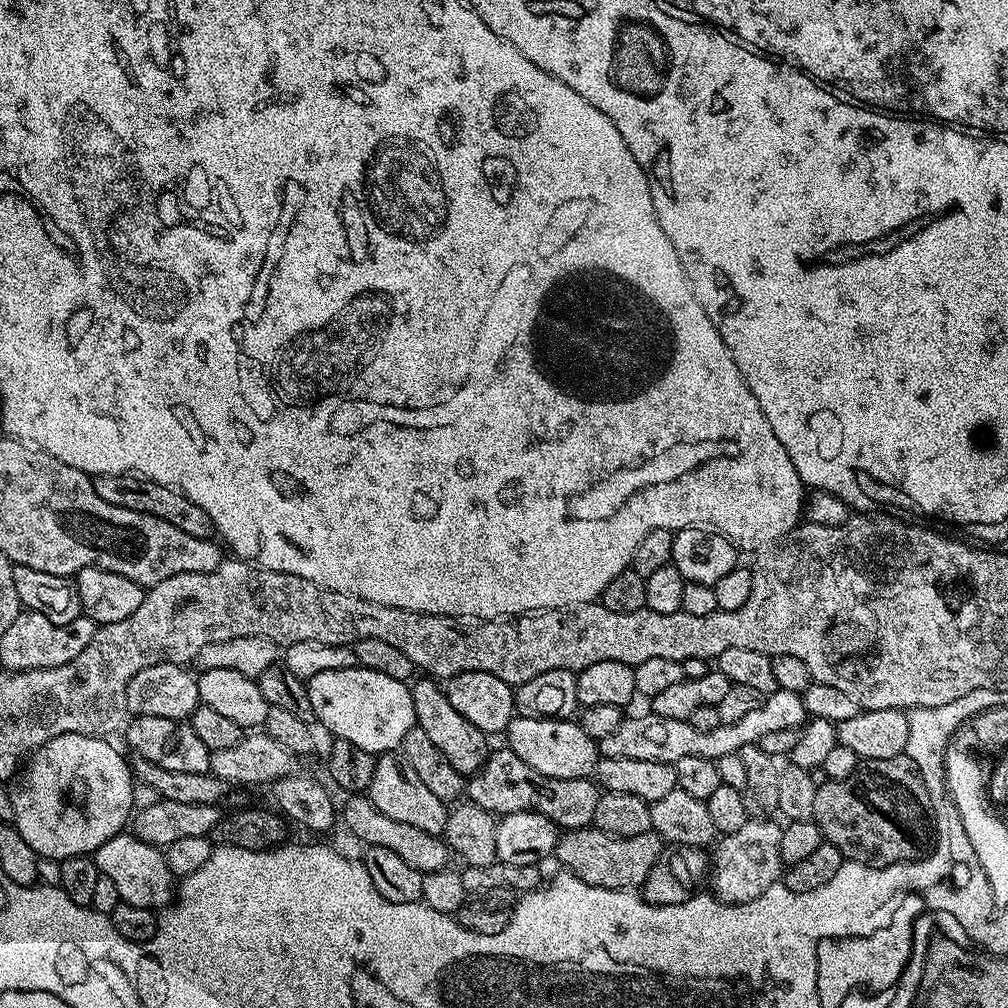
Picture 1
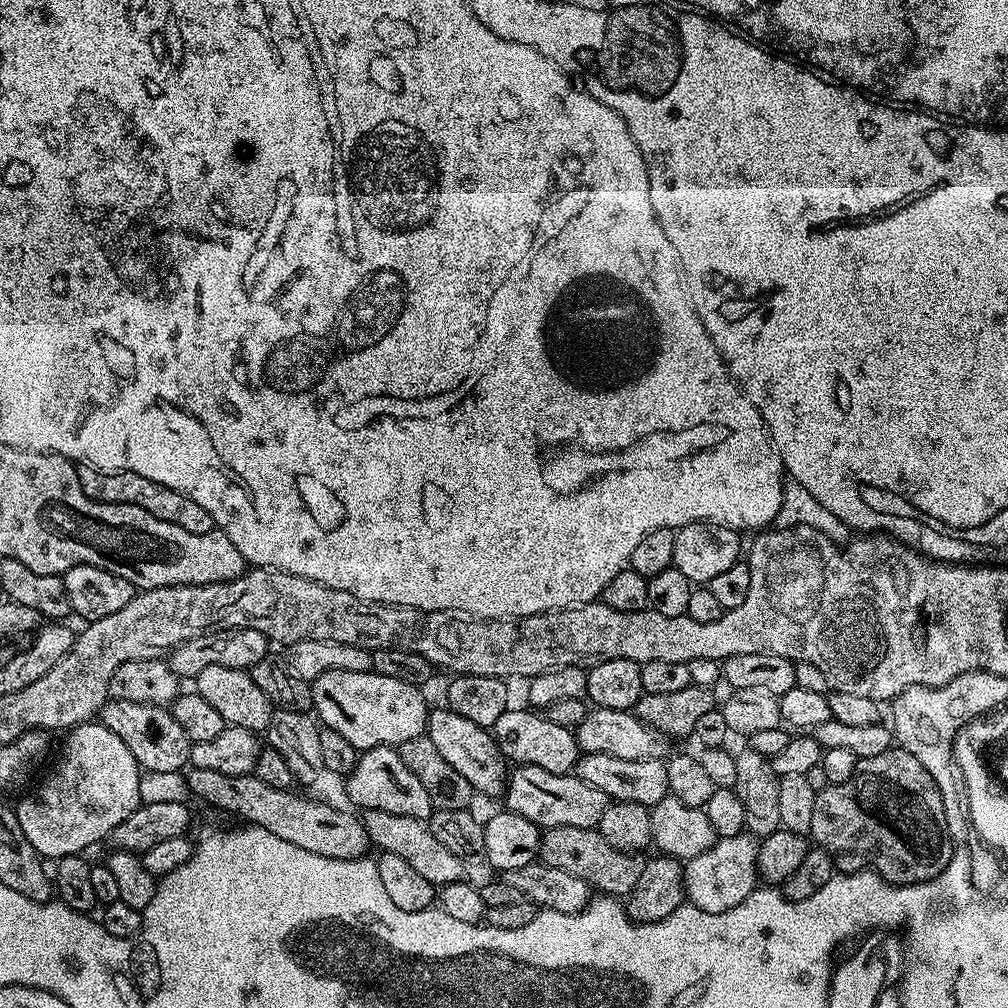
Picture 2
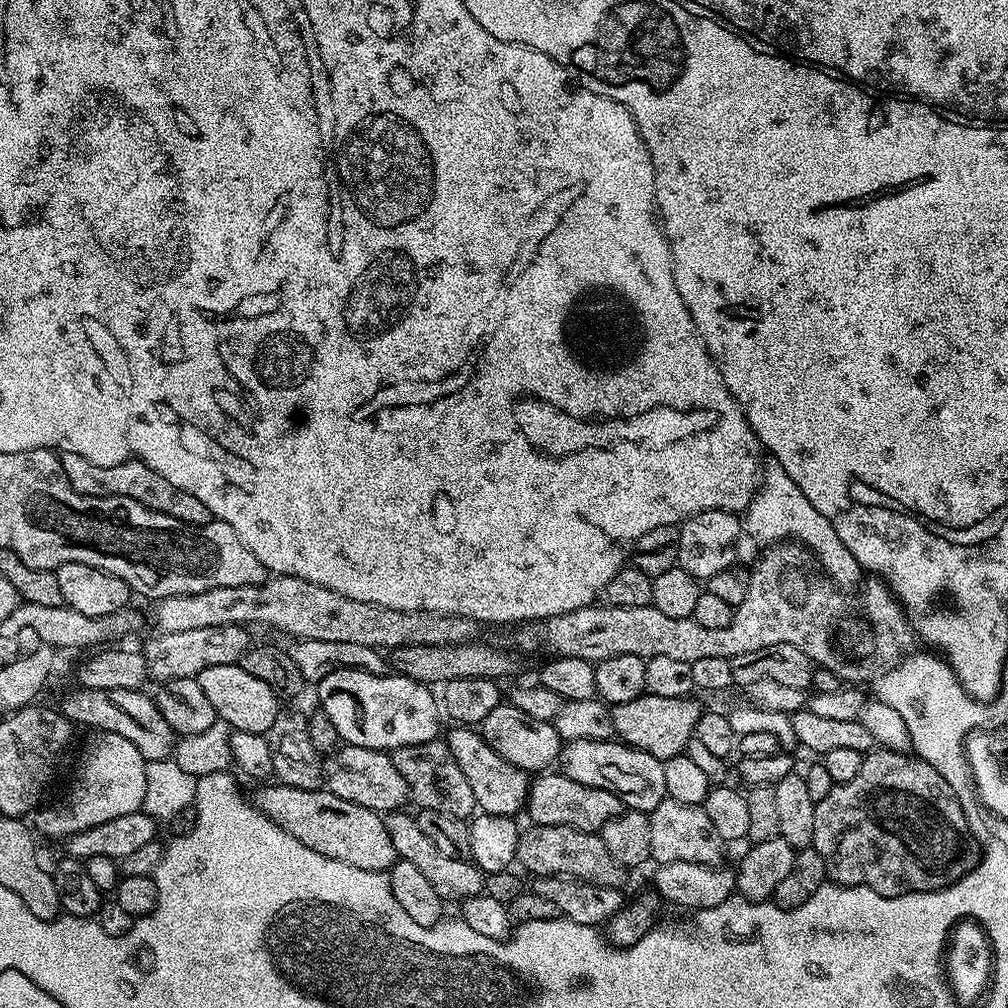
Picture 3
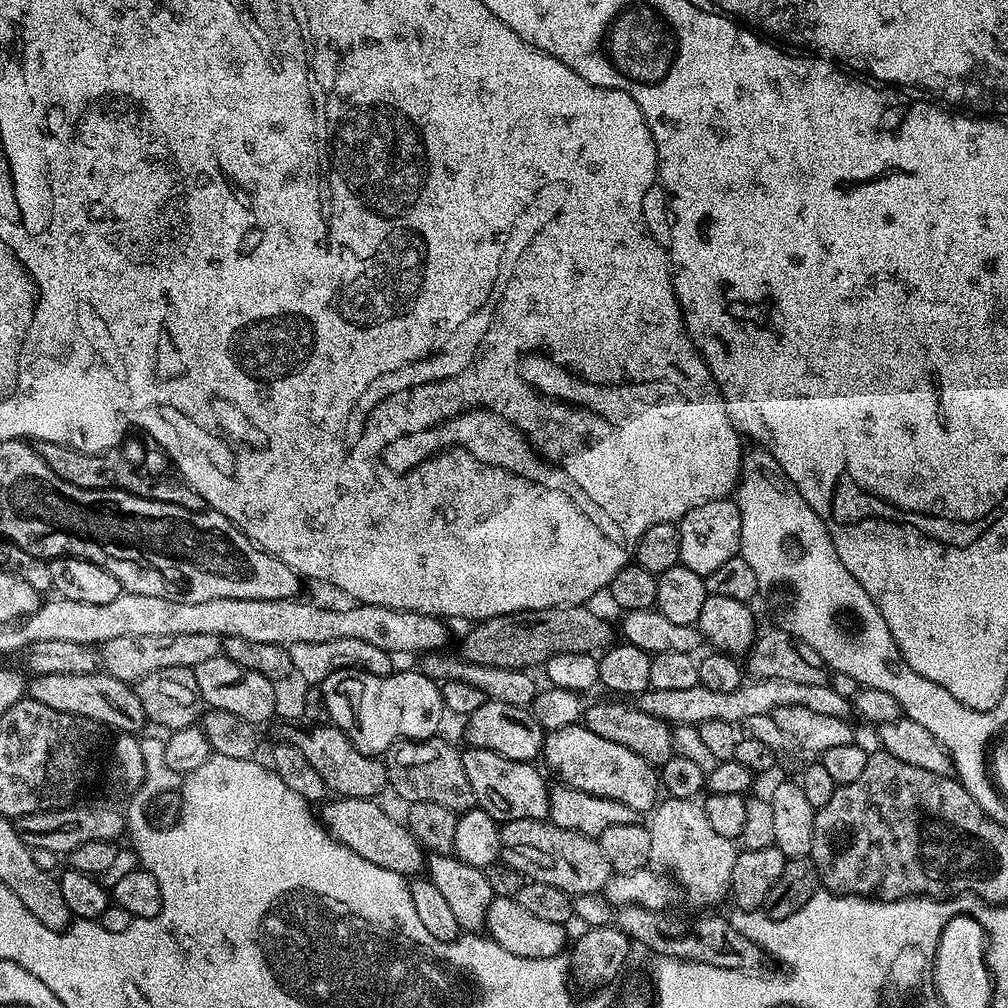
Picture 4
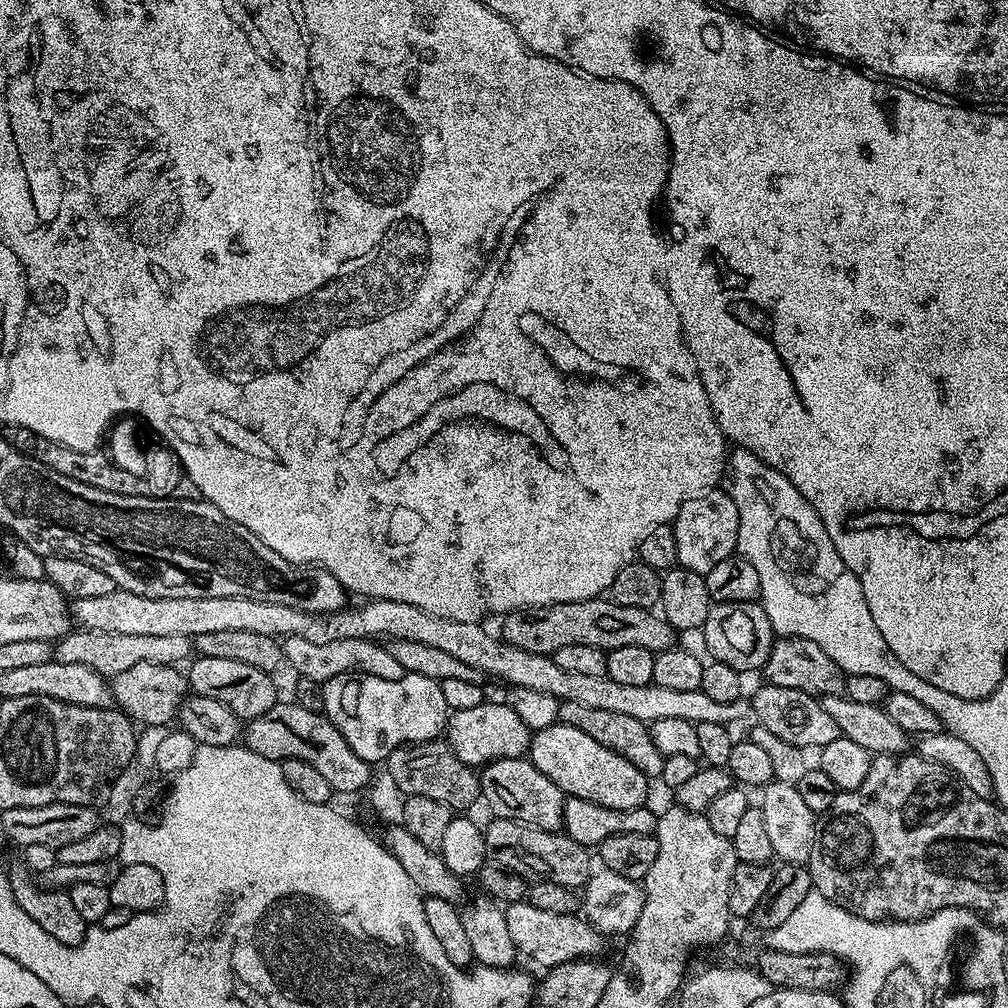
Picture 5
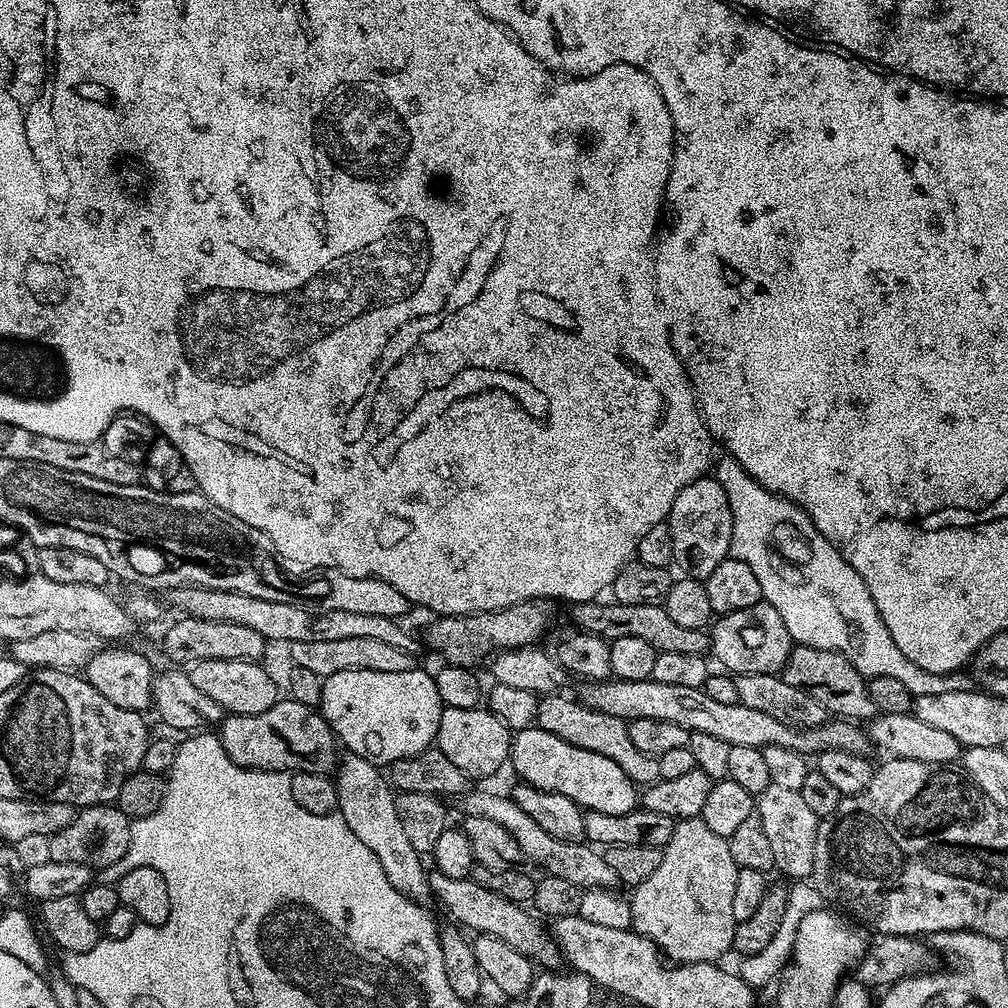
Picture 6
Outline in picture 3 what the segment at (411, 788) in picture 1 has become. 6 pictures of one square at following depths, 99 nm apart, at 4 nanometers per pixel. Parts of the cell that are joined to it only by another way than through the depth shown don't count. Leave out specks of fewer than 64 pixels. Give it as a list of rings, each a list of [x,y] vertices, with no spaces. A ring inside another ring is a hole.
[[[357,744],[337,747],[326,760],[326,788],[333,792],[338,798],[354,802],[358,806],[366,806],[371,812],[387,814],[403,809],[404,803],[409,803],[410,793],[406,786],[406,778],[398,774],[391,755],[387,751],[375,748],[363,748]]]

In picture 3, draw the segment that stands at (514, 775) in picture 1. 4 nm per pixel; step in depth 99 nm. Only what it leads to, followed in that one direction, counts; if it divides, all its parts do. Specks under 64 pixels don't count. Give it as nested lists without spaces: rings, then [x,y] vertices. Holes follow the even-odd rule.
[[[552,774],[537,775],[528,789],[526,813],[533,825],[566,826],[596,834],[602,826],[606,826],[606,822],[610,822],[610,818],[625,811],[624,804],[614,794],[610,794],[610,790],[582,786],[582,782],[574,782],[563,774],[548,775]]]

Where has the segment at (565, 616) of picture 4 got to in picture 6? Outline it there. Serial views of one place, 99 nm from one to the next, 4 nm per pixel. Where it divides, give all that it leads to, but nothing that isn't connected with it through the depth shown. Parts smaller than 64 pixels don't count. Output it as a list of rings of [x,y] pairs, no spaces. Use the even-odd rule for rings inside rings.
[[[585,602],[571,605],[572,620],[579,631],[598,634],[609,642],[618,638],[643,638],[646,642],[650,642],[650,646],[654,646],[657,652],[704,656],[711,649],[712,638],[705,629],[690,630],[686,626],[678,626],[678,622],[672,621],[661,605],[626,606],[615,602],[600,603]]]

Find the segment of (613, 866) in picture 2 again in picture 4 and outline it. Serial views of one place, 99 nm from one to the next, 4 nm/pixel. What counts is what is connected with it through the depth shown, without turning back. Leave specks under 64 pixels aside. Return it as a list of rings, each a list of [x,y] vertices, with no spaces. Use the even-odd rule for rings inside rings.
[[[509,820],[500,830],[499,859],[528,880],[544,880],[575,898],[599,893],[612,877],[610,862],[602,854],[599,839],[543,820]]]

